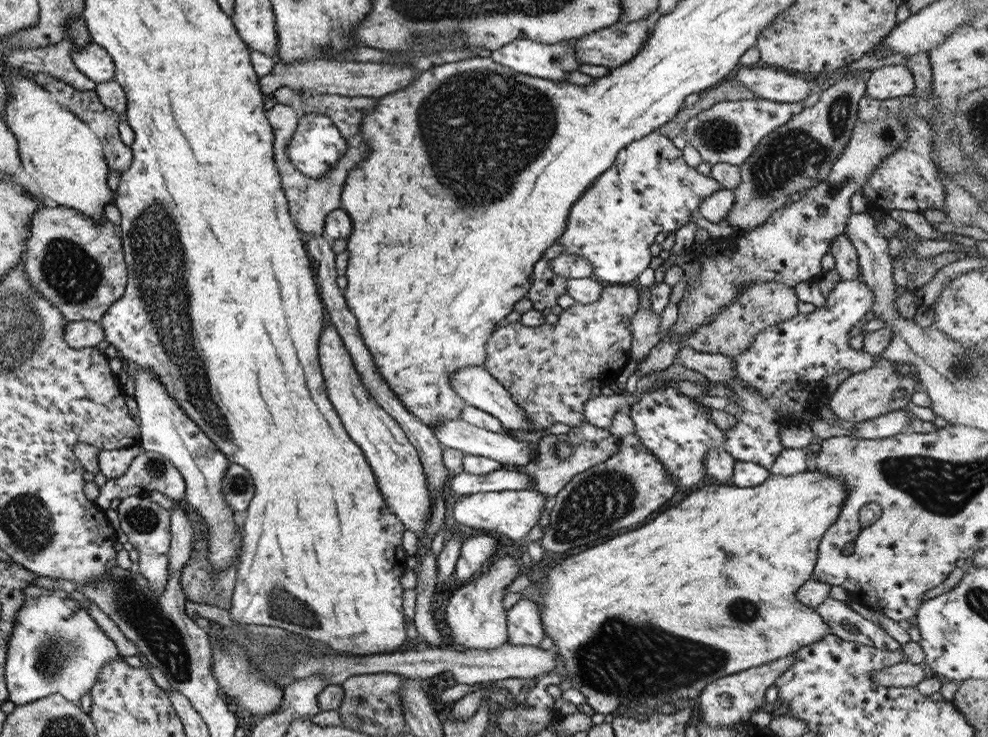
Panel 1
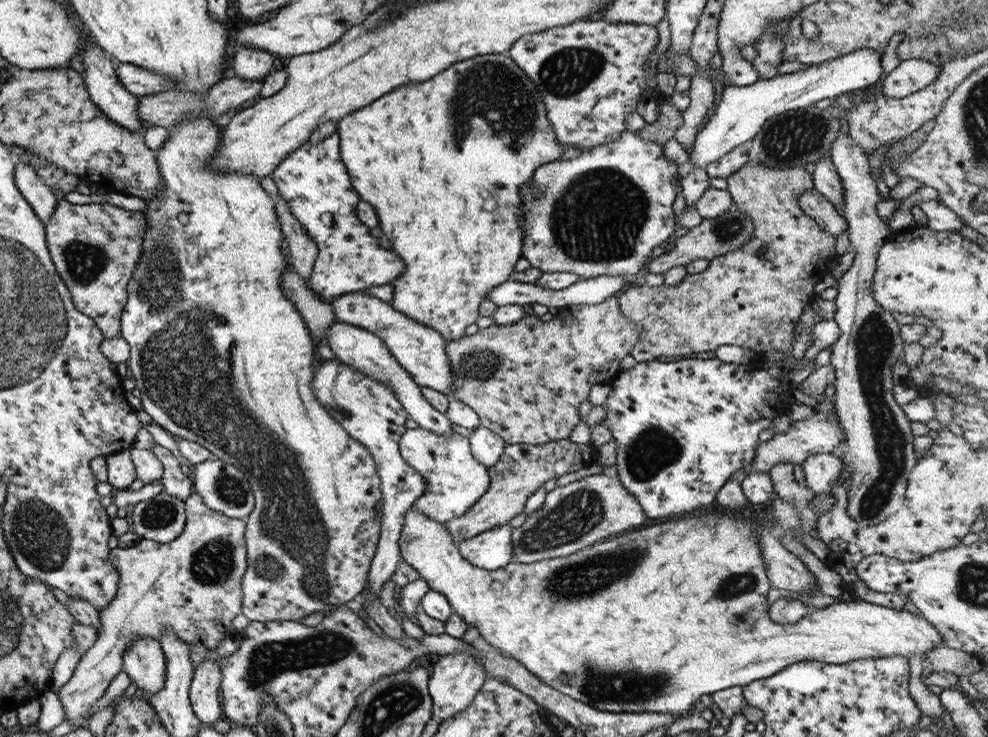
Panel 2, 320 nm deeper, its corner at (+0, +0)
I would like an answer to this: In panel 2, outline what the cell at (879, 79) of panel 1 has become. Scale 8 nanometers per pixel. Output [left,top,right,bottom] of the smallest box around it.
[880,59,940,99]

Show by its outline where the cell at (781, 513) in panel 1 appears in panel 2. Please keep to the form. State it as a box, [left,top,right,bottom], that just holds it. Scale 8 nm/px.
[399,505,943,713]

